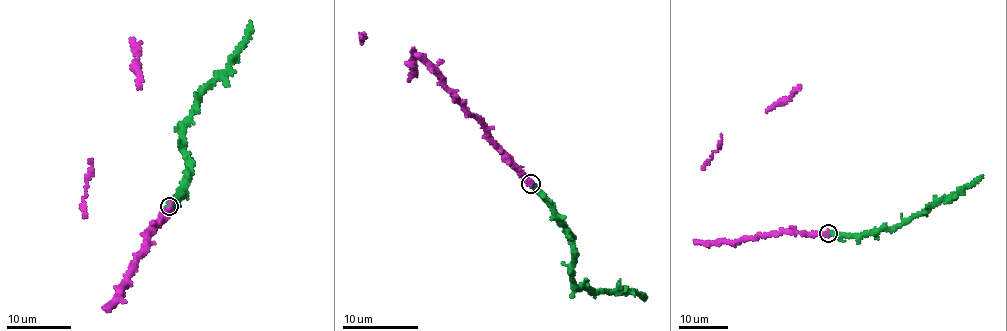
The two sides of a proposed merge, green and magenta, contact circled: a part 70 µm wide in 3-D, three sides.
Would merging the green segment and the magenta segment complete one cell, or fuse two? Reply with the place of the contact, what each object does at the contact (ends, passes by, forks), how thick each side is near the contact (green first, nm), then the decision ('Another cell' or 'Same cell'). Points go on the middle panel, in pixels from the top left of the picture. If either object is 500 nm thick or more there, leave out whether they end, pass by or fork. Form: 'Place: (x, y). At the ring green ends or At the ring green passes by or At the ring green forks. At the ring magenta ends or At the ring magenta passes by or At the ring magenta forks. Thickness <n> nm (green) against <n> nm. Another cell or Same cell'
Place: (530, 184). Thickness 550 nm (green) against 650 nm. Same cell

